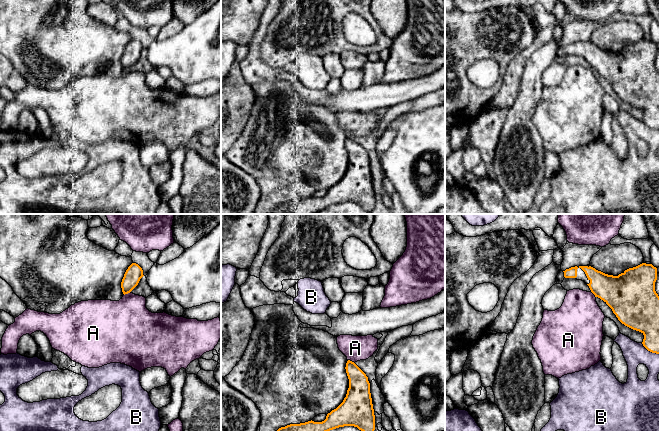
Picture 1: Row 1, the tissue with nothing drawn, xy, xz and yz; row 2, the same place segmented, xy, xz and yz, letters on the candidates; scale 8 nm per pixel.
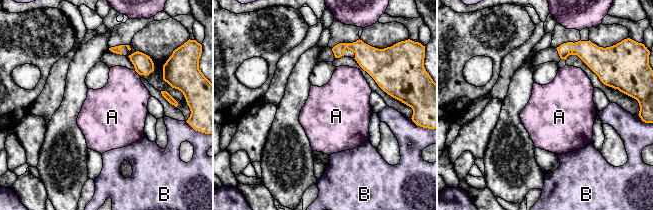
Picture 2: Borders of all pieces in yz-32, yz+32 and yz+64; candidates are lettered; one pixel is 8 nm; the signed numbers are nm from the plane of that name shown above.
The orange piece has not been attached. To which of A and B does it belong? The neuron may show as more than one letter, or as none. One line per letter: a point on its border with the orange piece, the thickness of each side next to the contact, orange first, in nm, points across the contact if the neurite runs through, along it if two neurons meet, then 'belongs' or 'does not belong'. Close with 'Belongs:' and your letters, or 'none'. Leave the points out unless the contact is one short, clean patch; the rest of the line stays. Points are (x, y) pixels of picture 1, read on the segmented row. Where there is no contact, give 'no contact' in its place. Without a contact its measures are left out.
A: meets orange in xy at (127, 293); 140 nm thick on the orange side, 400 nm on the other; border along xy (130, 291), (124, 295); does not belong
B: meets orange in yz at (650, 351); 200 nm thick on the orange side, 180 nm on the other; does not belong
Belongs: none

